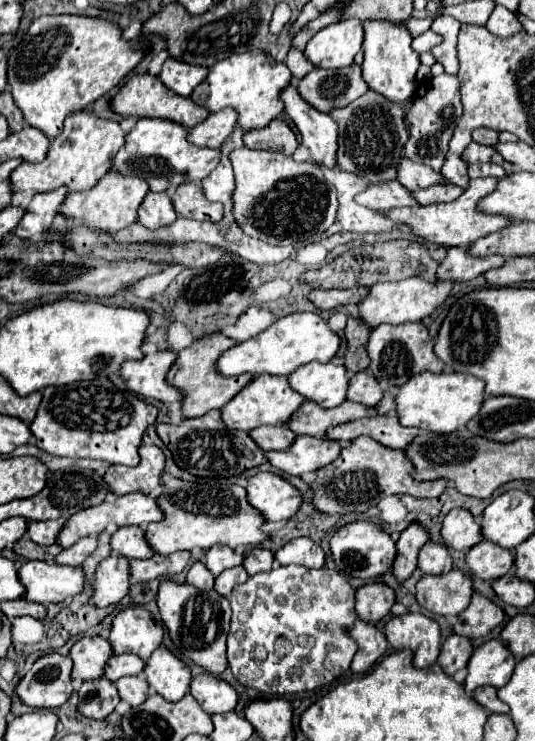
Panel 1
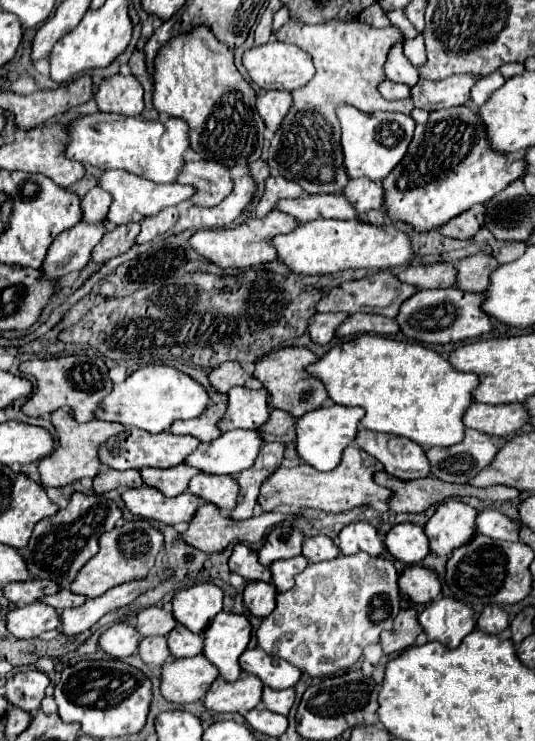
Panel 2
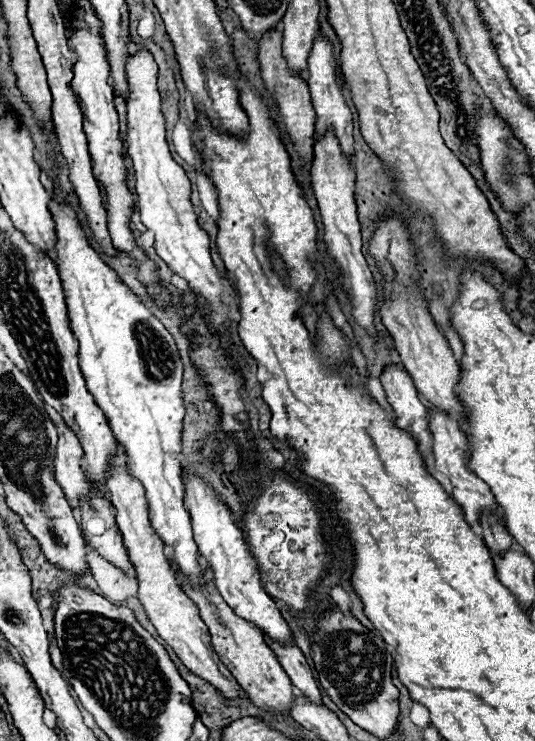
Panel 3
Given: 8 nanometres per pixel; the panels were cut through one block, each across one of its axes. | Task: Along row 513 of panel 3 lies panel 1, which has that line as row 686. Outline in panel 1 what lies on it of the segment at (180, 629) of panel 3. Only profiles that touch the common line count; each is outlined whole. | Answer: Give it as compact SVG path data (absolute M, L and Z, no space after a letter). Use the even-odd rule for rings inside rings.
M124 676L116 682L118 694L124 702L128 702L130 706L138 706L148 698L148 684L144 680L144 676Z

